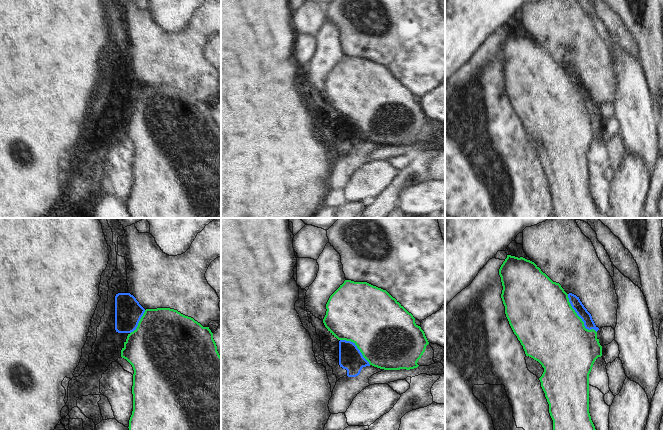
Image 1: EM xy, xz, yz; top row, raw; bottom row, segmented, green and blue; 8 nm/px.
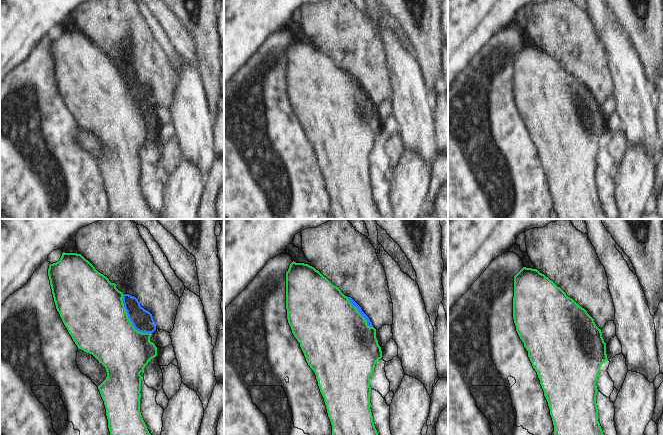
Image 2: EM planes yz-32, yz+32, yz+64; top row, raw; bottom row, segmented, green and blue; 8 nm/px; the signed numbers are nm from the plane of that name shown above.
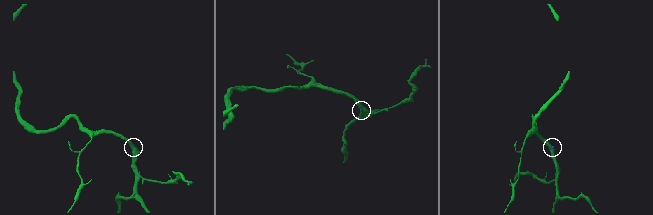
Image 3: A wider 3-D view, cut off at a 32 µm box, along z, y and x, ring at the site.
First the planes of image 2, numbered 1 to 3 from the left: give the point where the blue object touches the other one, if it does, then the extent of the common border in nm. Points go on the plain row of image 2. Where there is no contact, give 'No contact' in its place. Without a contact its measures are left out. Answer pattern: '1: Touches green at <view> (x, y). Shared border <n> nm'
1: Touches green at yz-32 (129, 95). Shared border 400 nm
2: Touches green at yz+32 (359, 89). Shared border 320 nm
3: Touches green at yz+64 (578, 81). Shared border 50 nm.

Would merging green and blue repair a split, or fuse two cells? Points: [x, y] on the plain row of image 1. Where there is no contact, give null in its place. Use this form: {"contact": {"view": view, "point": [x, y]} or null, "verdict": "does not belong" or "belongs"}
{"contact": {"view": "yz", "point": [578, 92]}, "verdict": "belongs"}

